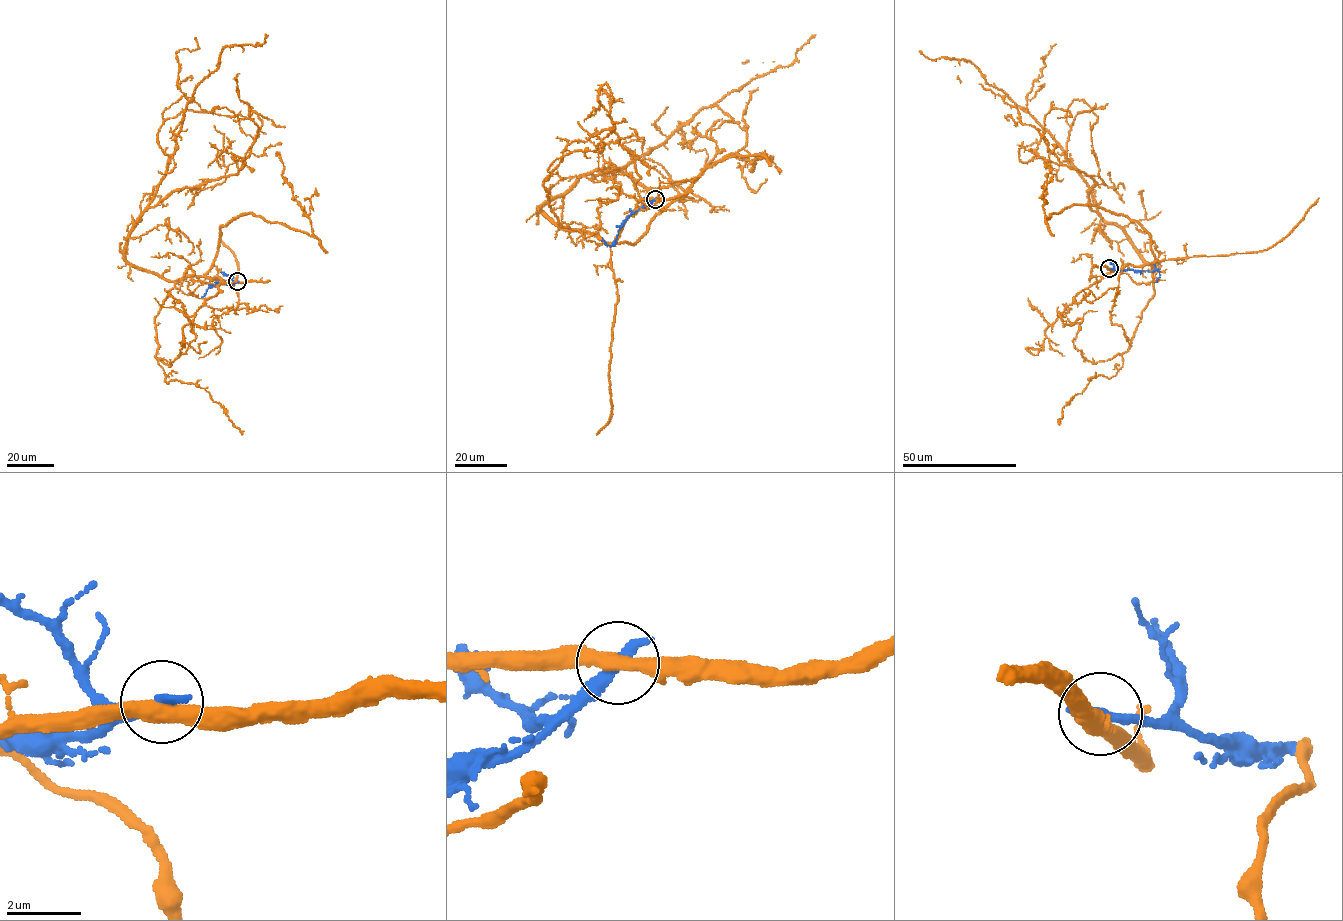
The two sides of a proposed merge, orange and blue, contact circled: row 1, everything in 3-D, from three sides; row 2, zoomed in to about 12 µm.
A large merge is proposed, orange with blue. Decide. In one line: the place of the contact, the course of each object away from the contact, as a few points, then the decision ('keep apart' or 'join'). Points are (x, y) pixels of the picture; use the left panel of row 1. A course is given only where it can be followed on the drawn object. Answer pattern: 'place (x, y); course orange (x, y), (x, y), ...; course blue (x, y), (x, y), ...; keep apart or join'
place (237, 281); course orange (237, 281), (168, 281), (135, 268), (124, 248), (197, 86), (224, 47), (263, 44), (268, 35); course blue (237, 281), (218, 282), (209, 286), (202, 297); keep apart

